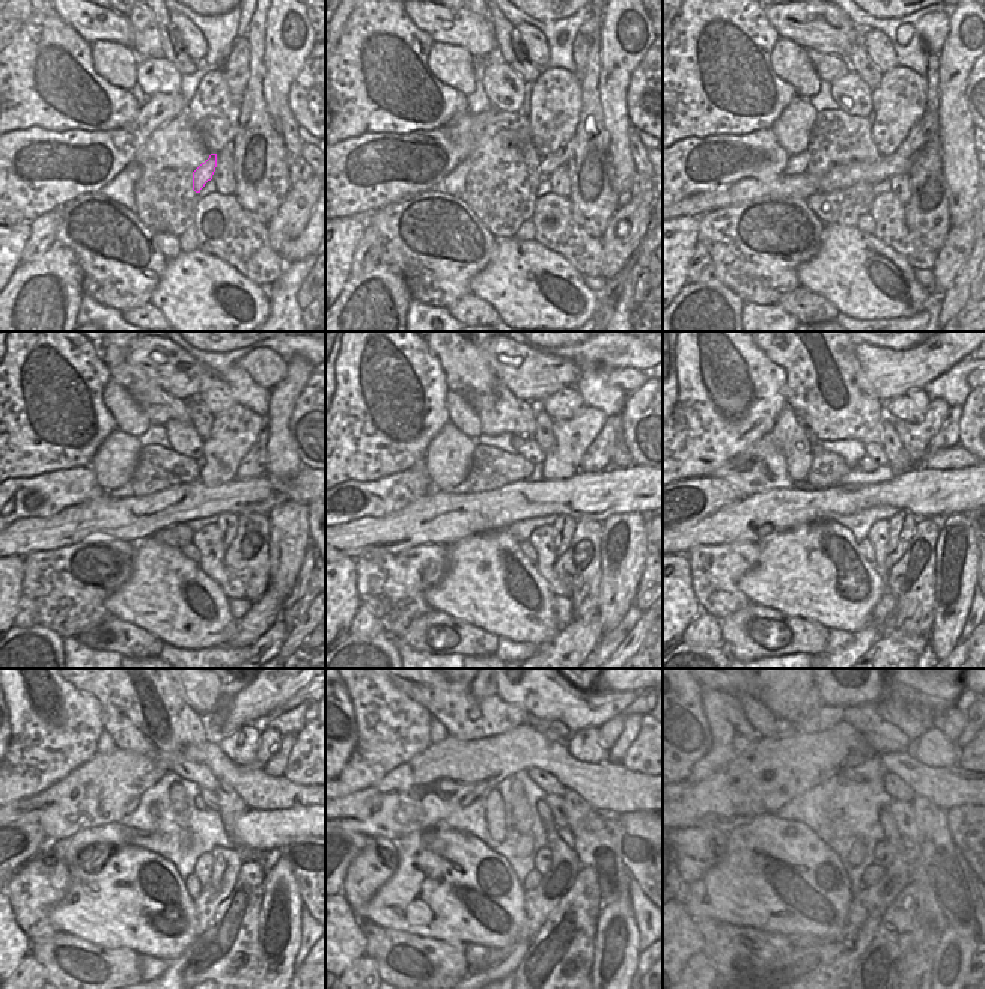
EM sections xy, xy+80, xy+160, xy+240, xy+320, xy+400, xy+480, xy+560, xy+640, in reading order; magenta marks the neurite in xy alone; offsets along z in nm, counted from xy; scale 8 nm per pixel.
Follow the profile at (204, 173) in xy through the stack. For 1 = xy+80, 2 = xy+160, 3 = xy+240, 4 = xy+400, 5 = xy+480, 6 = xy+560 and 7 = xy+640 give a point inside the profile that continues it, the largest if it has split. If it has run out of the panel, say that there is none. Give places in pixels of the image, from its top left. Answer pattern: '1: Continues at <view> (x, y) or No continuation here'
1: Continues at xy+80 (548, 163)
2: Continues at xy+160 (919, 134)
3: Continues at xy+240 (253, 464)
4: Continues at xy+400 (948, 435)
5: Continues at xy+480 (277, 762)
6: Continues at xy+560 (631, 727)
7: Continues at xy+640 (969, 706)

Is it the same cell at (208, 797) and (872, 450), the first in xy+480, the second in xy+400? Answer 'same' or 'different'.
same

